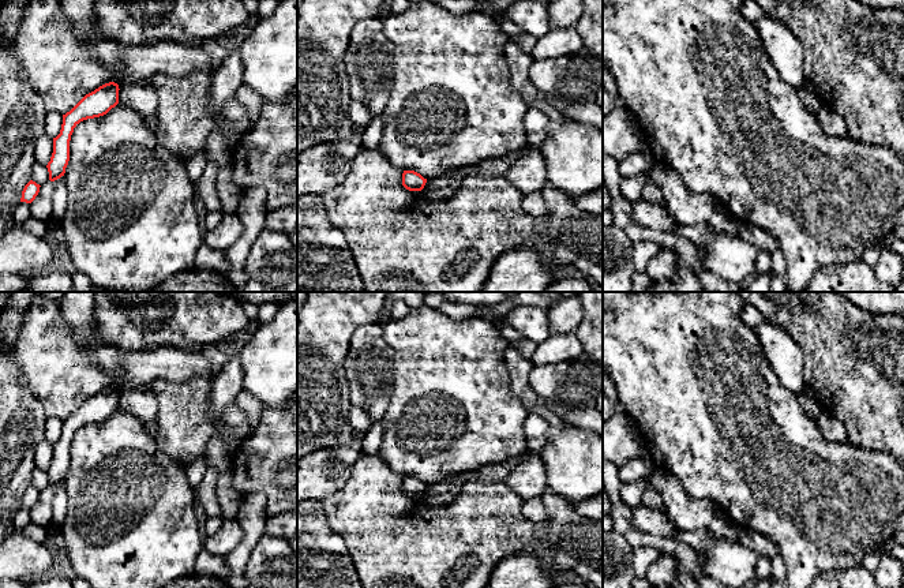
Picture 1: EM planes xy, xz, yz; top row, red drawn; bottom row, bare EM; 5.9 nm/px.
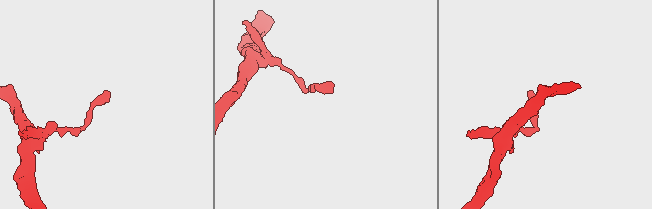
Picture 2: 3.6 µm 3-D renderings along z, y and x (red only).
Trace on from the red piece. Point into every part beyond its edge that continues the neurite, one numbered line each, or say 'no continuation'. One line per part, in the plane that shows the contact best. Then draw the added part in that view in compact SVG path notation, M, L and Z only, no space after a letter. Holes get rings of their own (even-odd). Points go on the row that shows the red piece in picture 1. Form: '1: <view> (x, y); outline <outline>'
no continuation

